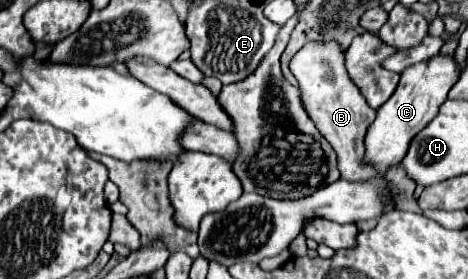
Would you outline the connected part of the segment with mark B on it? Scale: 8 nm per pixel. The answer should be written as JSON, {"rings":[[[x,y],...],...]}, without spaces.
{"rings":[[[336,41],[306,43],[290,61],[290,71],[300,83],[304,105],[314,119],[318,131],[328,139],[338,155],[338,171],[346,181],[368,181],[380,177],[378,171],[364,161],[364,137],[376,111],[366,105],[358,87],[350,81],[344,67],[344,53]]]}

